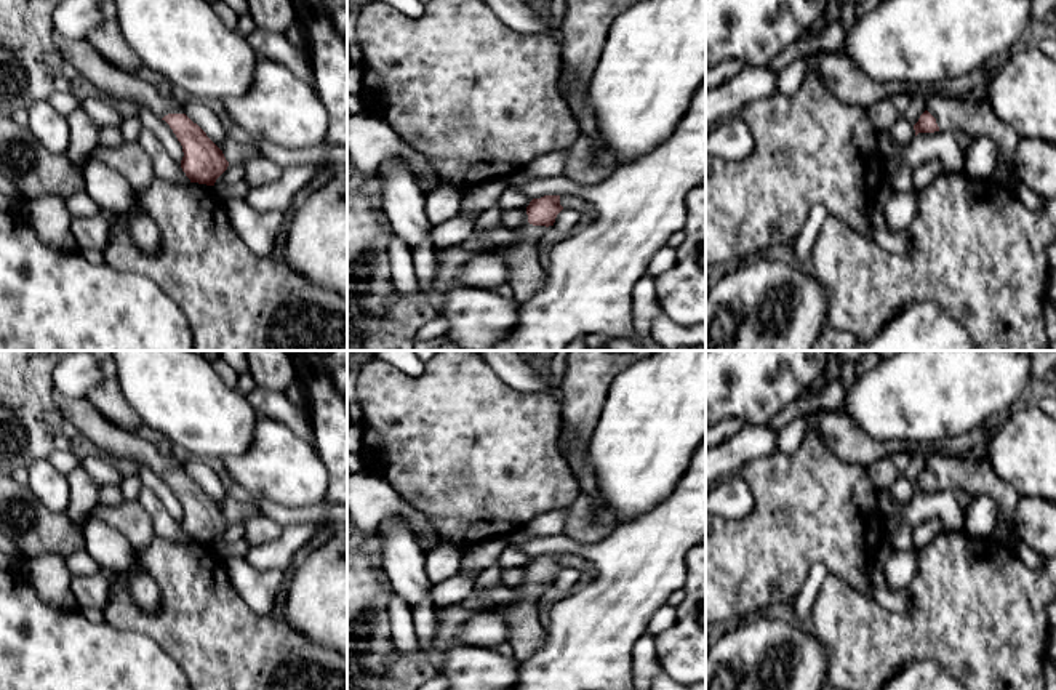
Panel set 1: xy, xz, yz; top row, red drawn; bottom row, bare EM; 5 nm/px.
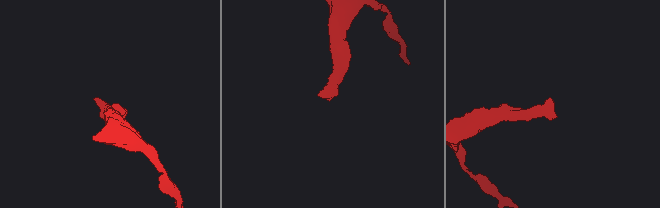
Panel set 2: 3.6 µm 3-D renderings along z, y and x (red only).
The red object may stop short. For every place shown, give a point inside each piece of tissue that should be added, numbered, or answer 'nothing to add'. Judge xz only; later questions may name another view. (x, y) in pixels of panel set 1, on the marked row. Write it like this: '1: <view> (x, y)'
1: xz (527, 276)

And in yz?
1: yz (976, 119)

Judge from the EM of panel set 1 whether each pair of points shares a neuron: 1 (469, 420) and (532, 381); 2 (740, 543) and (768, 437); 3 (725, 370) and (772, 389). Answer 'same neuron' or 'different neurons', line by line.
1: different neurons
2: different neurons
3: same neuron

